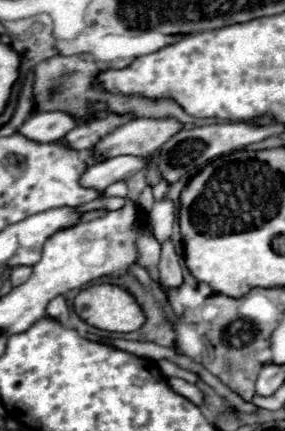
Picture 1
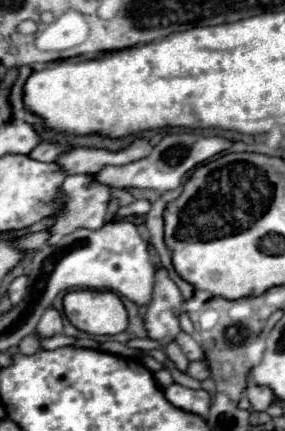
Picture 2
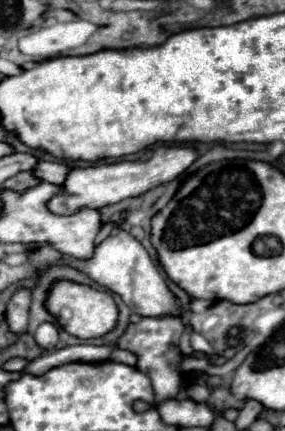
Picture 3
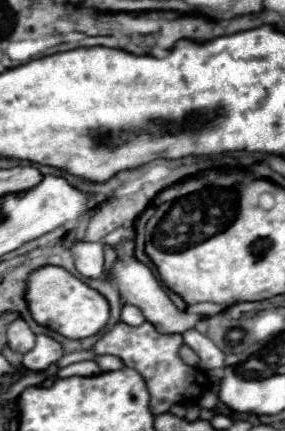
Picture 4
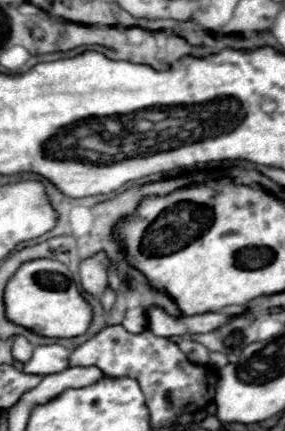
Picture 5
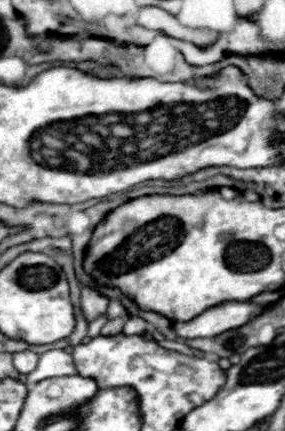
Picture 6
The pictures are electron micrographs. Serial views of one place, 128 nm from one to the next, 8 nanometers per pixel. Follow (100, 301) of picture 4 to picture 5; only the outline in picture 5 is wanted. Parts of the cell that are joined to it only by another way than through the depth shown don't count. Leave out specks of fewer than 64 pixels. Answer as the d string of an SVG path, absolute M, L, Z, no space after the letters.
M38 258L18 268L6 286L4 304L8 320L48 338L82 336L92 324L92 306L78 292L70 270L64 264L48 258Z

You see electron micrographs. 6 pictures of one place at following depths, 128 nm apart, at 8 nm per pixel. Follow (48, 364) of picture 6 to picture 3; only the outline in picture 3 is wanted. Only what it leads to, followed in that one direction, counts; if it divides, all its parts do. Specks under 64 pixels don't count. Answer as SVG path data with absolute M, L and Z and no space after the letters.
M44 322L38 326L38 330L34 332L34 338L36 338L36 344L44 350L54 350L56 342L58 342L58 328L56 324L50 324L50 322Z

